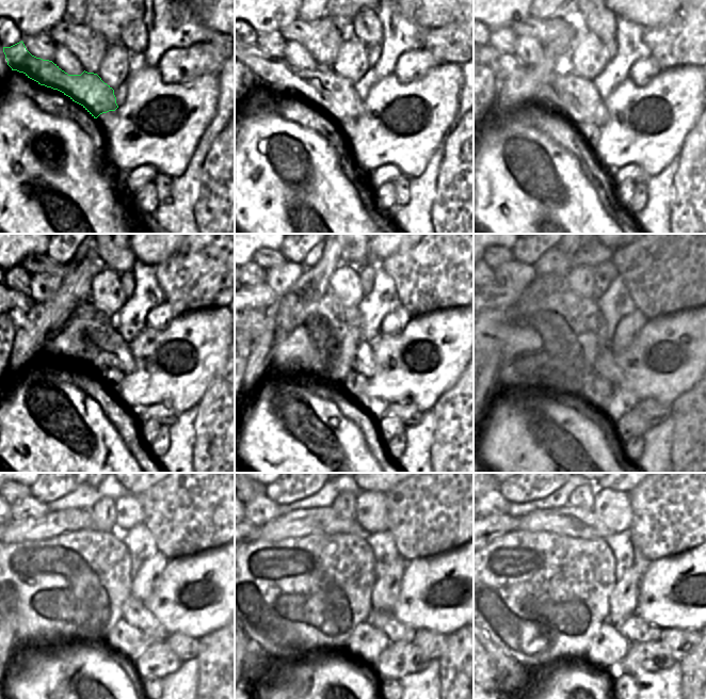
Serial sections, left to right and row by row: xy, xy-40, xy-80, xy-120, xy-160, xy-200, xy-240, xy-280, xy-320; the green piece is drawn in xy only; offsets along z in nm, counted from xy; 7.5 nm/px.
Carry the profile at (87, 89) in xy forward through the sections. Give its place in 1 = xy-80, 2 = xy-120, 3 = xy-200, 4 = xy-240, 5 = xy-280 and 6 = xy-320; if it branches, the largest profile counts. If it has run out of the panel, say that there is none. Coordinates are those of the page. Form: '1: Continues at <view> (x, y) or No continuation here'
1: Continues at xy-80 (576, 97)
2: Continues at xy-120 (115, 352)
3: Continues at xy-200 (605, 365)
4: Continues at xy-240 (134, 612)
5: Continues at xy-280 (385, 620)
6: Continues at xy-320 (636, 630).

